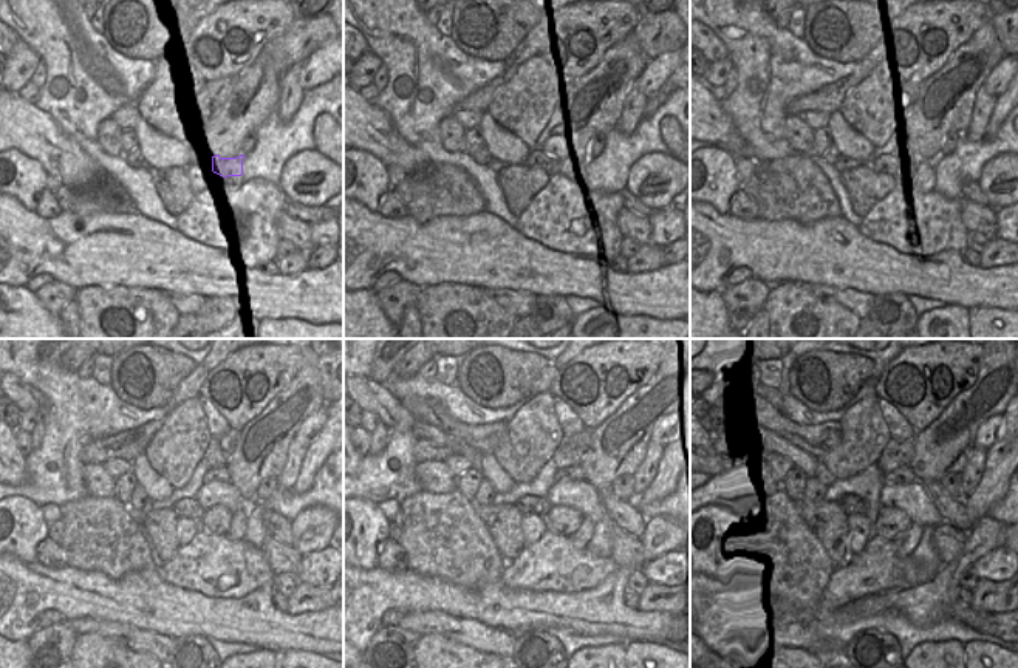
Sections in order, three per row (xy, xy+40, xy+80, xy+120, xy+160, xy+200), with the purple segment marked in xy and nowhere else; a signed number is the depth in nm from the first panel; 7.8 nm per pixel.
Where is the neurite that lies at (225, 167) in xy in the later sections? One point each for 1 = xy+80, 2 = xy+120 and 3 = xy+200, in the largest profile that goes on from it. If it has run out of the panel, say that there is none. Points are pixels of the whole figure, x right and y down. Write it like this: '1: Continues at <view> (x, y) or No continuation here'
1: Continues at xy+80 (913, 170)
2: Continues at xy+120 (217, 520)
3: Continues at xy+200 (890, 521).

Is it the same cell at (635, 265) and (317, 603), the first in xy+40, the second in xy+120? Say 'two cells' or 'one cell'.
one cell

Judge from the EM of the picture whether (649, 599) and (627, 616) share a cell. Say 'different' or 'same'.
different

